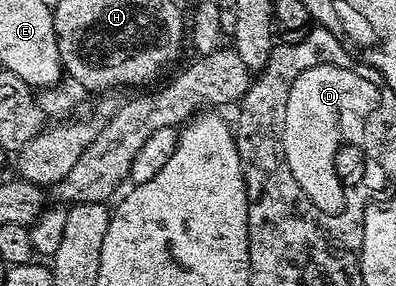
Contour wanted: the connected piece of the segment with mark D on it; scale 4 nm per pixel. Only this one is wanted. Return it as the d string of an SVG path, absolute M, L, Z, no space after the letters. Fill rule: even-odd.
M317 65L302 72L289 88L288 104L285 105L284 120L284 150L288 160L288 166L292 169L292 176L304 189L305 195L322 212L328 212L332 216L341 215L342 191L338 190L338 180L334 178L334 170L330 170L330 158L334 158L334 146L338 142L350 142L350 138L358 138L361 134L362 118L365 118L366 110L370 102L374 101L374 89L371 89L361 78L355 77L354 72L347 68L332 65Z

